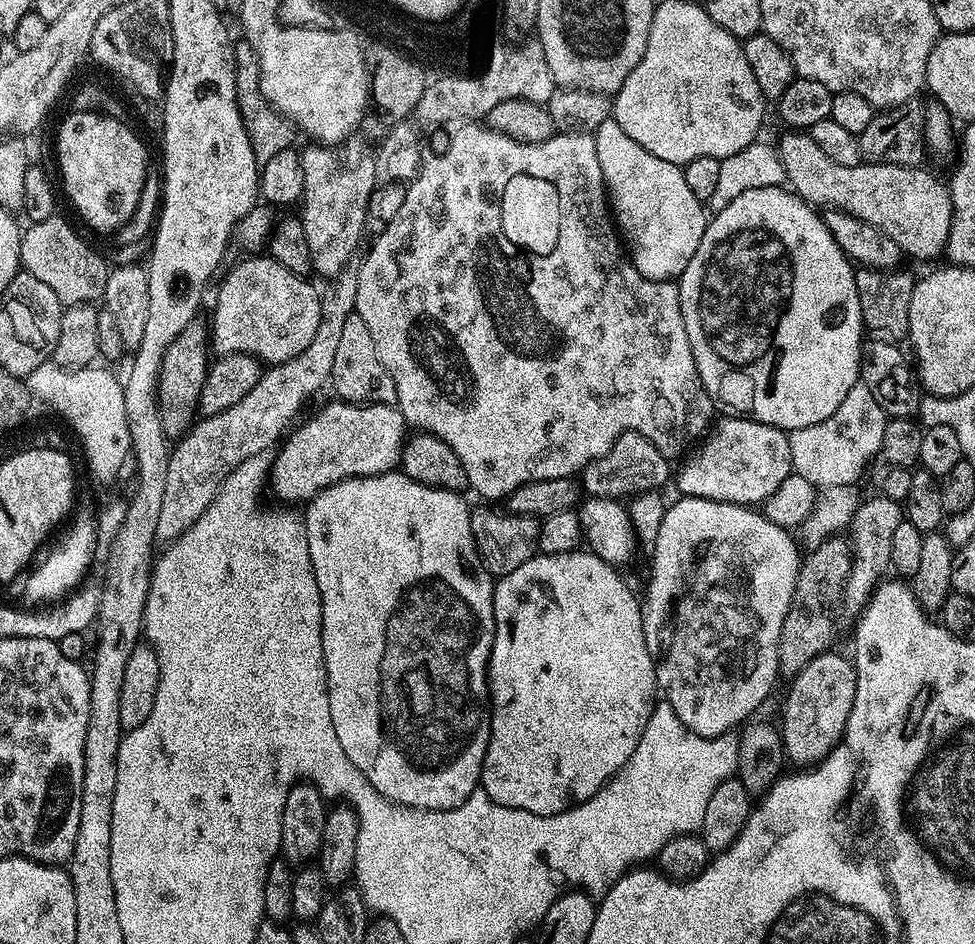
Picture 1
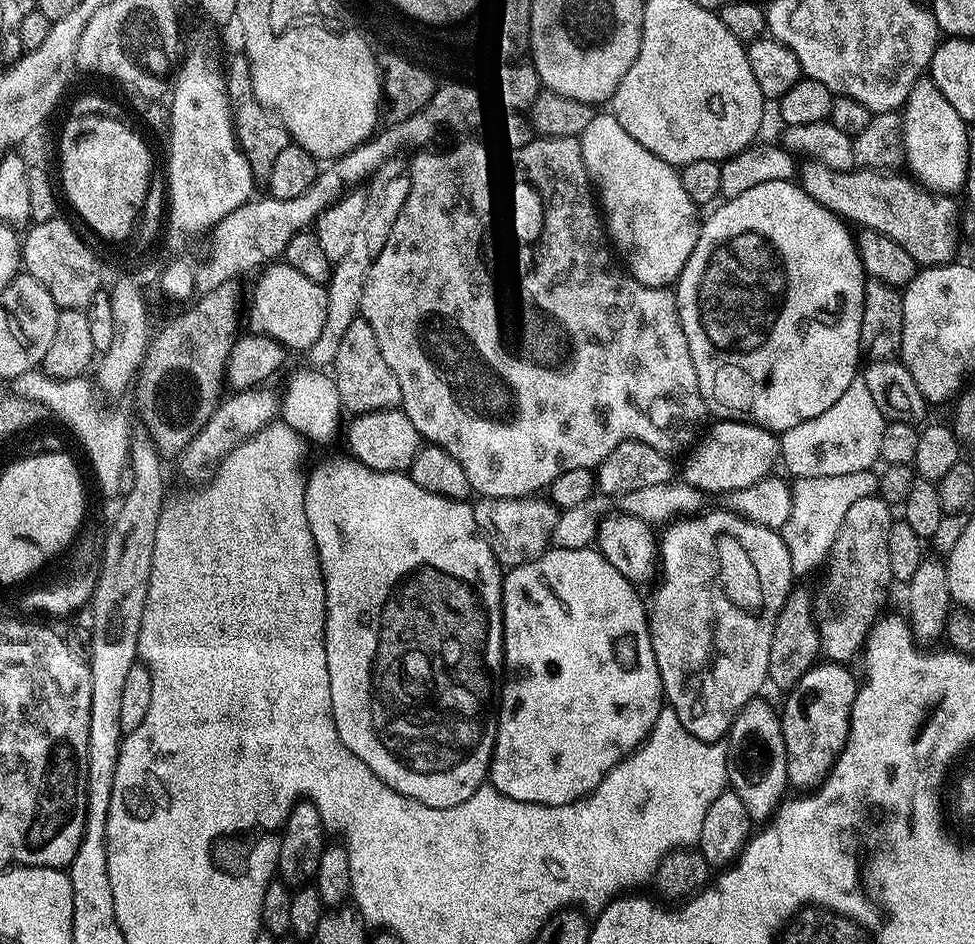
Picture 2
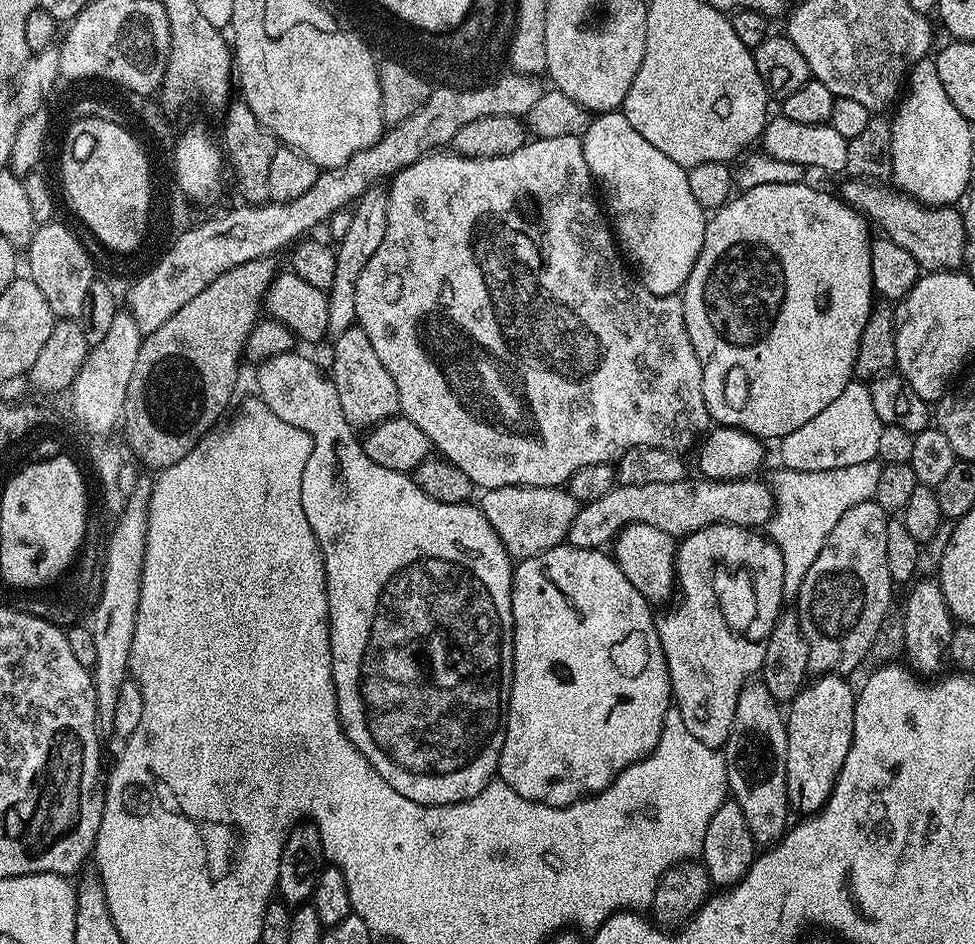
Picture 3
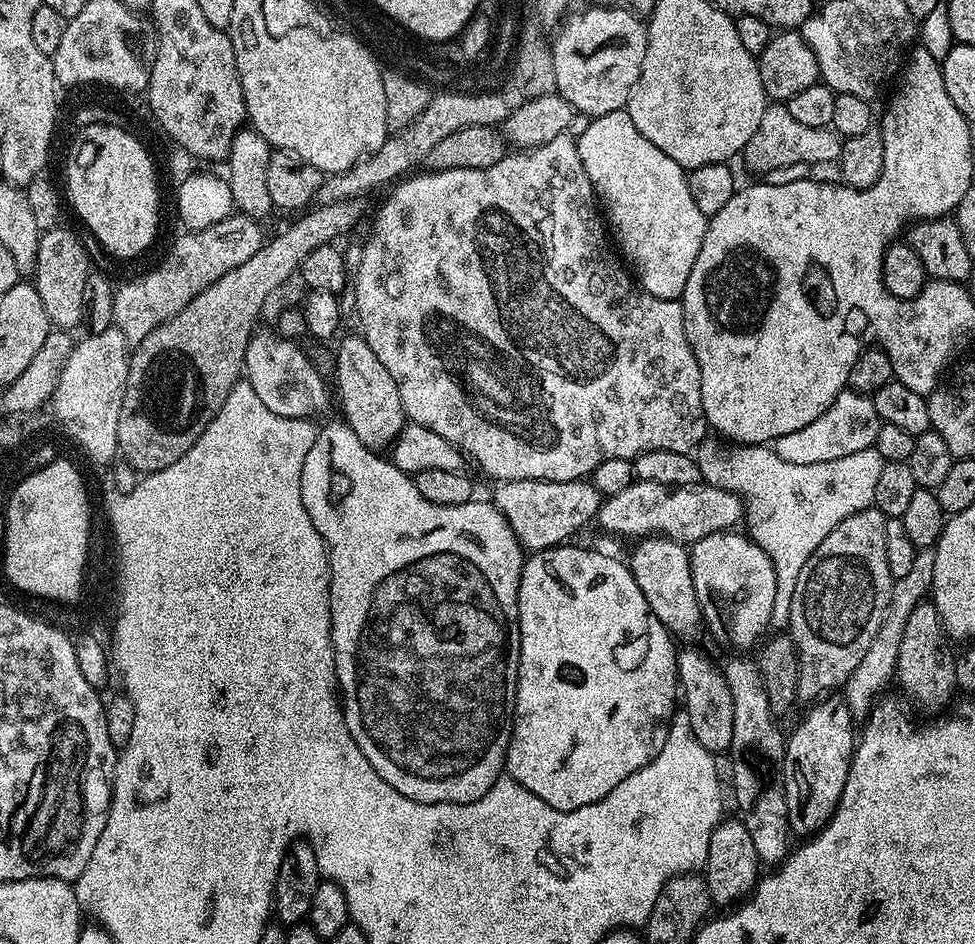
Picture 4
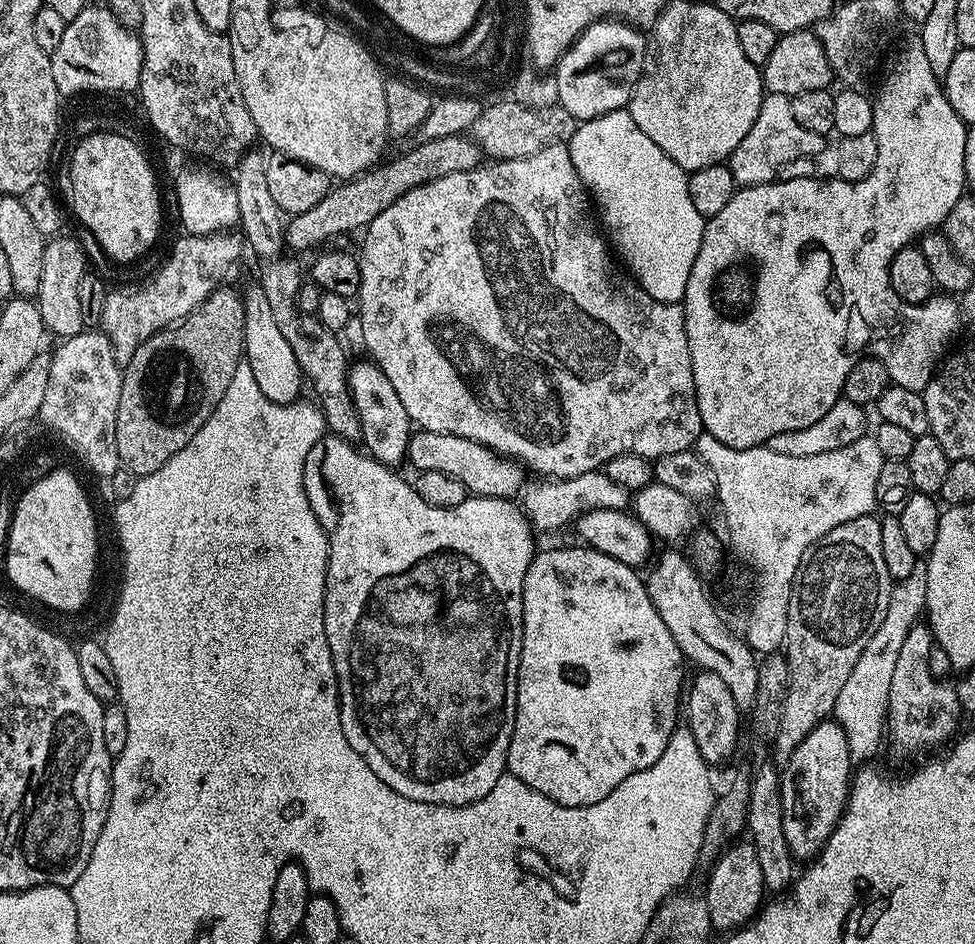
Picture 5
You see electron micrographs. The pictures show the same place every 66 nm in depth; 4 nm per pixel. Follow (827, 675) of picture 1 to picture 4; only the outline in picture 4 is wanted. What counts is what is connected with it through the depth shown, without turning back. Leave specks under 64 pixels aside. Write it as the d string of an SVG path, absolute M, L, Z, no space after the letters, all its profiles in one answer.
M843 699L817 700L800 720L800 725L788 732L784 745L784 796L791 831L800 838L811 838L828 825L846 786L852 753L856 751L857 729L852 729L854 717Z

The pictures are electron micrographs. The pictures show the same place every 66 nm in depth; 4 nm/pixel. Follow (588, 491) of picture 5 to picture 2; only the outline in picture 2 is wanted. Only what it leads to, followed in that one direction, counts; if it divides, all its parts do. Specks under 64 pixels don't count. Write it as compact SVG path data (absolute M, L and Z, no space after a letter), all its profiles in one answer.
M535 495L510 498L482 496L472 504L474 522L480 530L480 535L487 540L496 561L505 569L511 570L520 564L536 560L549 547L558 508L547 499L536 499L540 498Z

